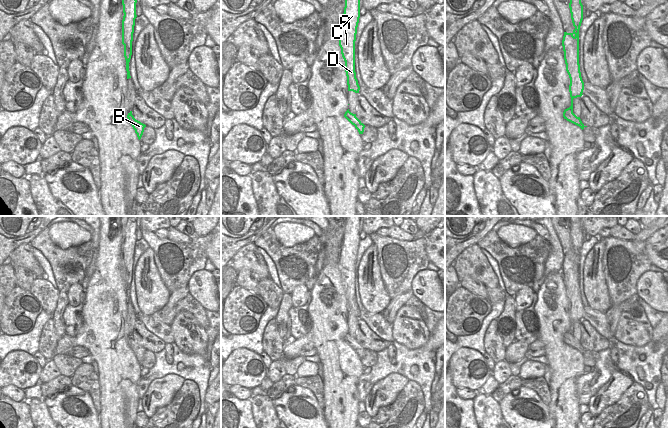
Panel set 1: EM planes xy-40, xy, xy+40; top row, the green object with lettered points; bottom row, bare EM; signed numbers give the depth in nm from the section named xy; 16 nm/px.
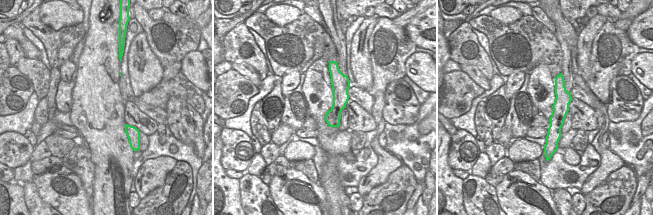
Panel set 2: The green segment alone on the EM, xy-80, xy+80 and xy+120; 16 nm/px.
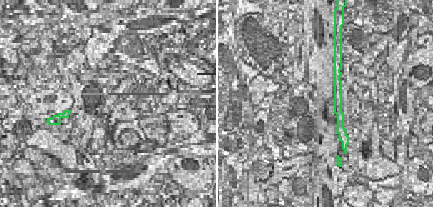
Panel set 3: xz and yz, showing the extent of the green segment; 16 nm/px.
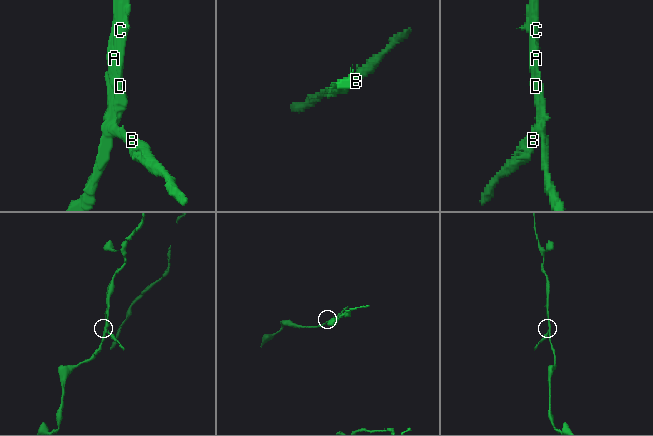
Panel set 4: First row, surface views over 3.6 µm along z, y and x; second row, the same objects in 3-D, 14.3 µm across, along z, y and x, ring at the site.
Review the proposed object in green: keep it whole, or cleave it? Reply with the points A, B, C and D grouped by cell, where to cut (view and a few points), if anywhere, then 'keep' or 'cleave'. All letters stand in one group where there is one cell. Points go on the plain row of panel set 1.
groups A C D / B; cut xy+40 (572, 337), (575, 348); cleave

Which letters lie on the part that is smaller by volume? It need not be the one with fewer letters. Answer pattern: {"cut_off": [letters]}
{"cut_off": ["B"]}

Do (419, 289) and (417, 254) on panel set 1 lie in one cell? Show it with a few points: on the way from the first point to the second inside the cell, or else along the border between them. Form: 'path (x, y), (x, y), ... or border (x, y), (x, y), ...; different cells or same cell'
border (426, 268), (415, 275), (410, 289); different cells

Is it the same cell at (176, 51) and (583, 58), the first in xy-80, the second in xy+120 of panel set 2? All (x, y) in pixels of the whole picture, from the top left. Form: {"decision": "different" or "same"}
{"decision": "different"}

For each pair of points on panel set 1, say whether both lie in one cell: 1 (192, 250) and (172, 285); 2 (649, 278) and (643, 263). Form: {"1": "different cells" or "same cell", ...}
{"1": "same cell", "2": "different cells"}

